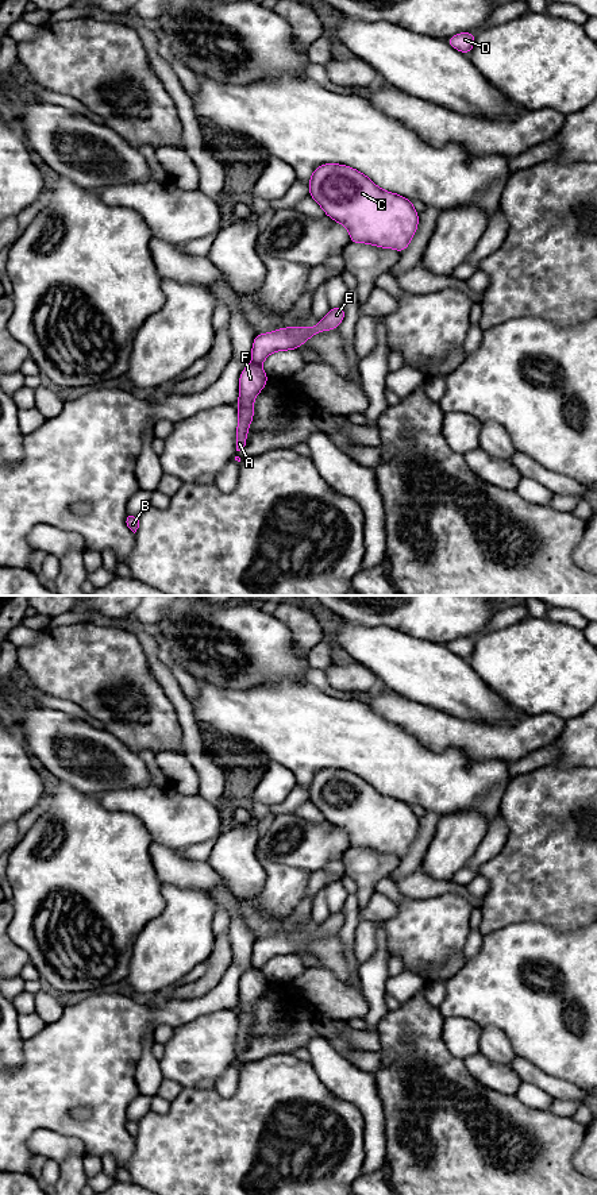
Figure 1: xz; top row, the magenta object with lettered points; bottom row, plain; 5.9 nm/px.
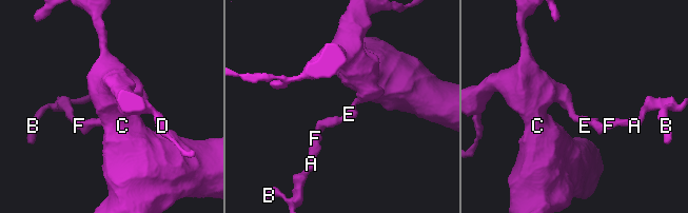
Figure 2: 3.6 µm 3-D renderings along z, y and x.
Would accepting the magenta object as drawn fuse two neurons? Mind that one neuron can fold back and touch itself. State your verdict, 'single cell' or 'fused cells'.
fused cells

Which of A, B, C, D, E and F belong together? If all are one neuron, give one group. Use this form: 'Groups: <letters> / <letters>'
Groups: A B F / C D E

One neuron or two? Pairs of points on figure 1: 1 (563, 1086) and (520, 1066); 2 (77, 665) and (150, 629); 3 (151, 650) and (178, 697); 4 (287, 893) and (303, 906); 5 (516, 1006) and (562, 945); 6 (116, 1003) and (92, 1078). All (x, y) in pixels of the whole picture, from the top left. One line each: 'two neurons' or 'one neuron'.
1: one neuron
2: two neurons
3: one neuron
4: two neurons
5: one neuron
6: one neuron

